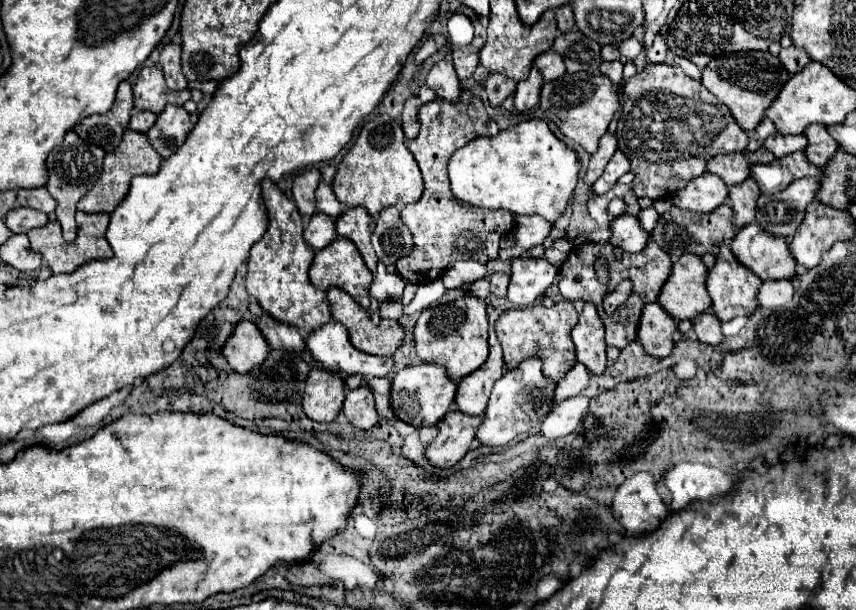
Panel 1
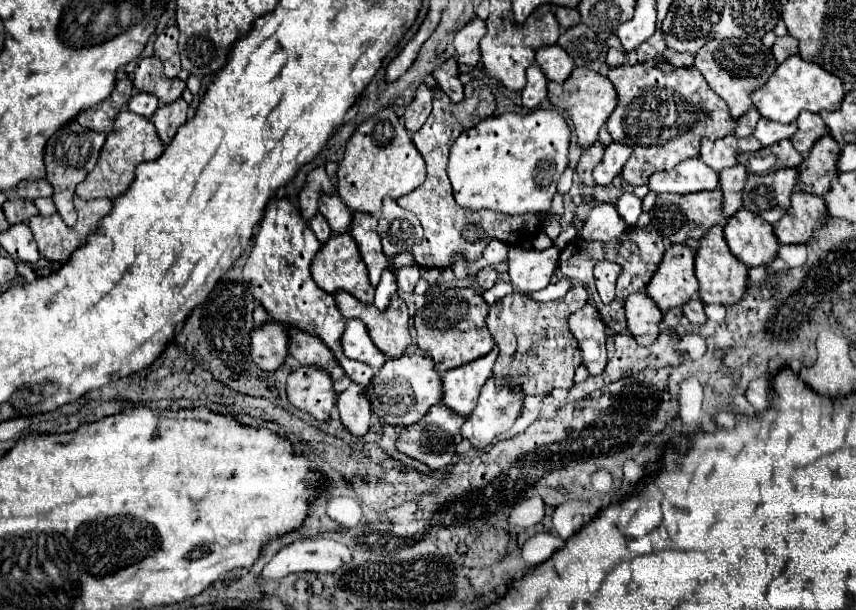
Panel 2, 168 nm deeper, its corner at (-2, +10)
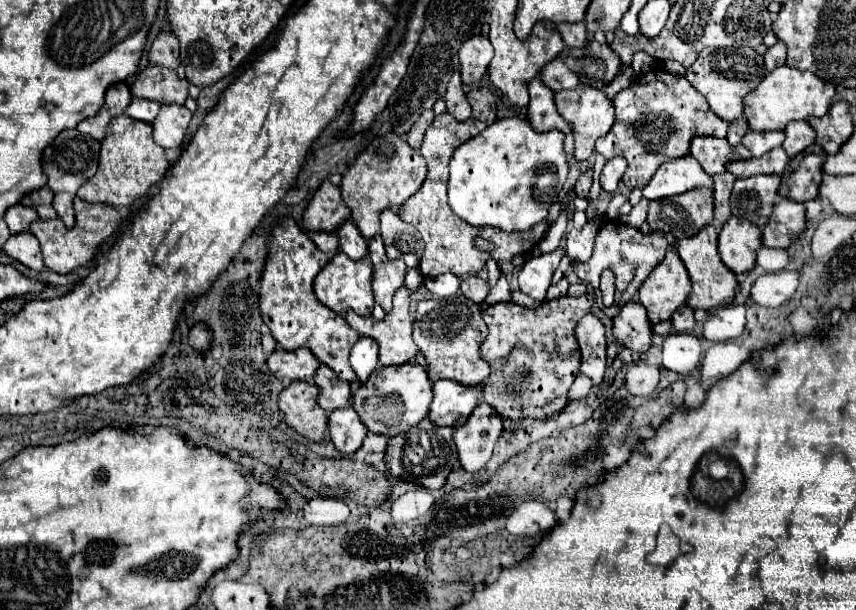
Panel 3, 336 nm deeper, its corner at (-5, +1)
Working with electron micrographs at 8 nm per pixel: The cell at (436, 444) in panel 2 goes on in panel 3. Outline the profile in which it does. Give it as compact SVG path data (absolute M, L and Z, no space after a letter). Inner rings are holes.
M423 419L419 425L411 427L405 435L397 435L389 441L385 463L395 477L413 481L425 489L439 489L445 485L447 475L457 463L457 449L453 443L451 427L437 427L431 419Z

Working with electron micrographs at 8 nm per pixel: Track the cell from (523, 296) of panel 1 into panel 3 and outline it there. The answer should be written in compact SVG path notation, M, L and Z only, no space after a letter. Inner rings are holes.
M555 249L553 253L539 255L539 257L525 261L523 269L519 271L519 289L525 295L543 301L547 287L551 285L551 277L553 277L561 257L563 257L563 251Z

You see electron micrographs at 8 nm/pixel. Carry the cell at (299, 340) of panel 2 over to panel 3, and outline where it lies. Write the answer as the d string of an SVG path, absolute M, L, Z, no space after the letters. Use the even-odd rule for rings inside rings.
M321 365L317 369L317 375L313 377L313 381L321 387L321 395L319 395L319 405L325 409L325 411L335 411L335 409L341 409L341 407L349 407L349 383L337 379L335 371Z

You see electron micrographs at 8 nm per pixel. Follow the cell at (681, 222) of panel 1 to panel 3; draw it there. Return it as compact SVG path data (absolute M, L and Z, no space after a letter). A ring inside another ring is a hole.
M693 189L675 197L665 197L665 199L655 199L649 205L649 215L647 223L653 231L661 233L671 233L675 239L683 237L693 237L701 227L713 223L713 189Z

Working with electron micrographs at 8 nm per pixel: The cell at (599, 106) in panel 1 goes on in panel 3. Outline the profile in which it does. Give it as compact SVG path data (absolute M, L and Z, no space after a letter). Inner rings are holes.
M585 83L577 85L571 91L559 91L555 93L555 105L559 115L571 125L573 135L575 135L575 159L585 161L591 157L593 149L595 149L595 141L603 135L609 133L609 129L613 127L615 121L615 107L611 103L611 99L595 87L589 87Z

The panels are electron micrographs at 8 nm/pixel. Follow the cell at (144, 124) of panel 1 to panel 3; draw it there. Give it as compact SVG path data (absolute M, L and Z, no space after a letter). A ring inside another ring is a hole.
M133 99L131 105L125 109L125 115L137 121L145 121L145 123L153 123L153 119L159 113L161 103L155 101L145 101L145 99Z

